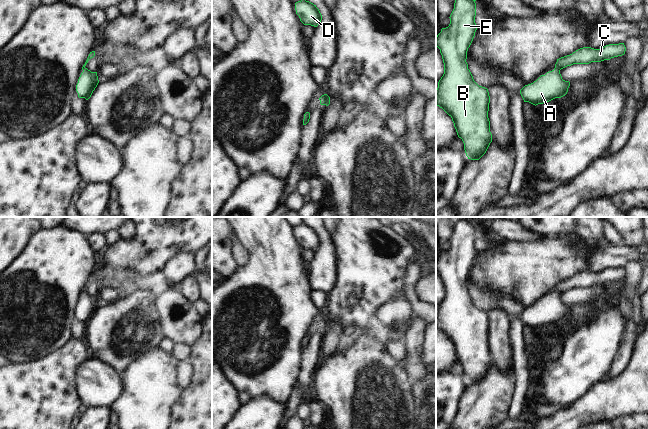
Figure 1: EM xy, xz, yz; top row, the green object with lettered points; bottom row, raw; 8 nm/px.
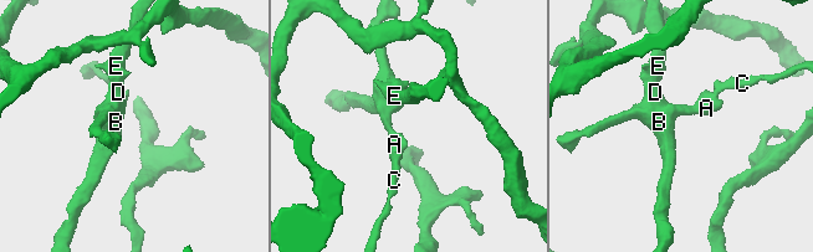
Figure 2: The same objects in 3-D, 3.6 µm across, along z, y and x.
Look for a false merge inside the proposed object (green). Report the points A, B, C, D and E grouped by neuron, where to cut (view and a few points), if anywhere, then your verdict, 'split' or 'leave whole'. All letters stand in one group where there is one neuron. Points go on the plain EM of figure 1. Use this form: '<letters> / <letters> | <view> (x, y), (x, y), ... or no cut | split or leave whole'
A B C D E | no cut | leave whole

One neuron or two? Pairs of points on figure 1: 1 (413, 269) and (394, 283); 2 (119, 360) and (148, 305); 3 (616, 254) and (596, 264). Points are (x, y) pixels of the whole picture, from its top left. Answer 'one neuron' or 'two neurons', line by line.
1: two neurons
2: one neuron
3: one neuron

